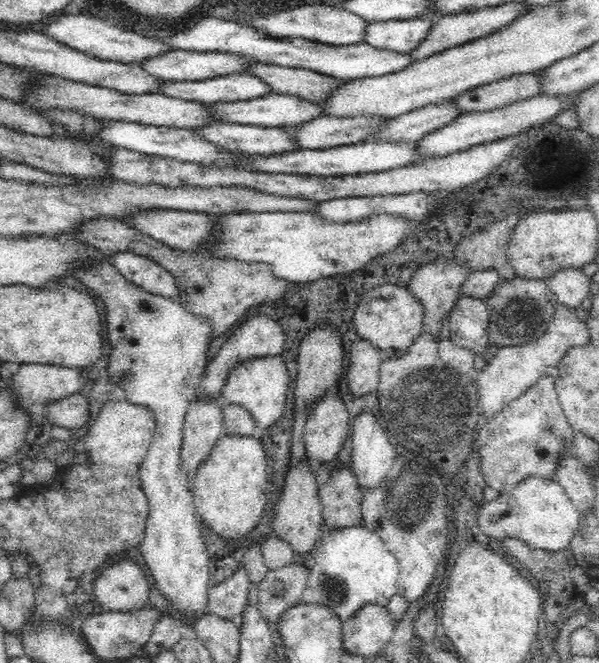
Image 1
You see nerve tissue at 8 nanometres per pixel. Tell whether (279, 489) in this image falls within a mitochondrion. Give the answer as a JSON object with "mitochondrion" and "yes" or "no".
{"mitochondrion":"no"}

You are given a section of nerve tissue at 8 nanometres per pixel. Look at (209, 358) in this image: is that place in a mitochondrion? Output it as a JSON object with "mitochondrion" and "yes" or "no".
{"mitochondrion":"no"}

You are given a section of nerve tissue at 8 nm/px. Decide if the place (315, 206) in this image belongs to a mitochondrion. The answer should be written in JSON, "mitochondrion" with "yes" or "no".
{"mitochondrion":"no"}

